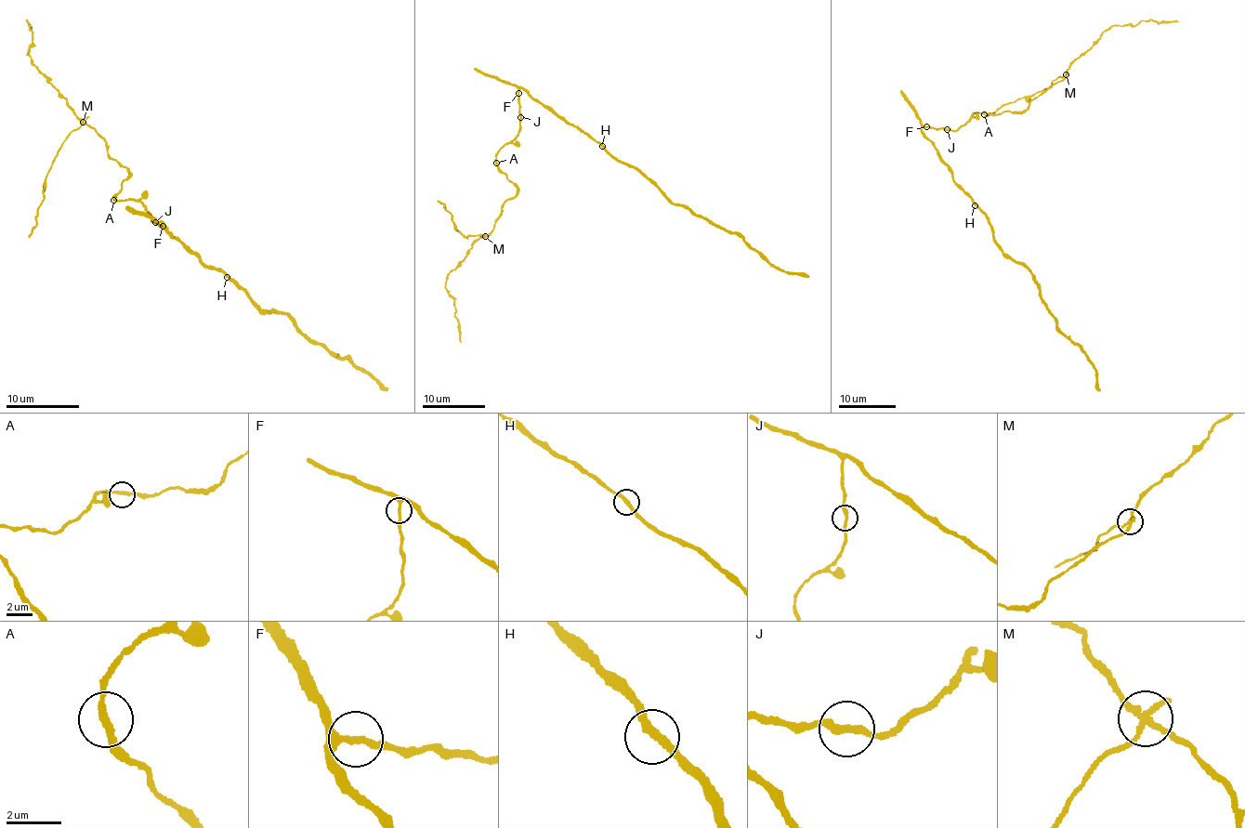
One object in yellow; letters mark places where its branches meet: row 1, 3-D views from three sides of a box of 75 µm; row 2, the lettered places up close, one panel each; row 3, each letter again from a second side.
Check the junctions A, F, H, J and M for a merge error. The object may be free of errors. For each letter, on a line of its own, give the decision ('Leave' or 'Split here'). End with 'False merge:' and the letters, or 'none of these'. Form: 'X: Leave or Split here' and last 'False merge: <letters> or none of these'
A: Leave
F: Leave
H: Leave
J: Leave
M: Split here
False merge: M

